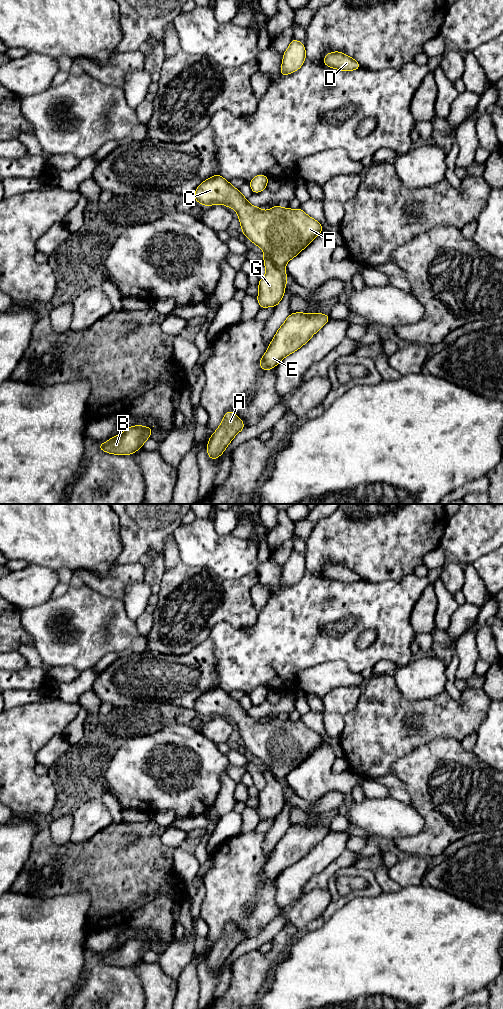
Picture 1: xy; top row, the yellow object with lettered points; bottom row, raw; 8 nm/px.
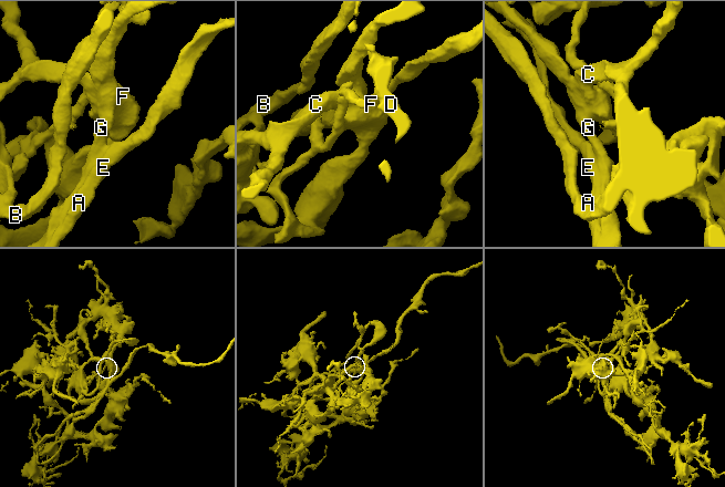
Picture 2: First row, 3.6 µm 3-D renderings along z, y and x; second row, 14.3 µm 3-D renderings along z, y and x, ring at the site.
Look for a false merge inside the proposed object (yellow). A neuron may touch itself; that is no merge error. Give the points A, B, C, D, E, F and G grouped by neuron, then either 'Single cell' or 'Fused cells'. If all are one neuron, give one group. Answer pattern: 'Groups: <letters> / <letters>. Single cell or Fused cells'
Groups: A B C D E F G. Single cell

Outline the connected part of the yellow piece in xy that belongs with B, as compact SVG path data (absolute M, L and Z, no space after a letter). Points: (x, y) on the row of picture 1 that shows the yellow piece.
M142 425L128 427L120 435L115 435L105 443L99 444L98 448L109 454L131 455L141 449L148 438L151 438L152 428Z

